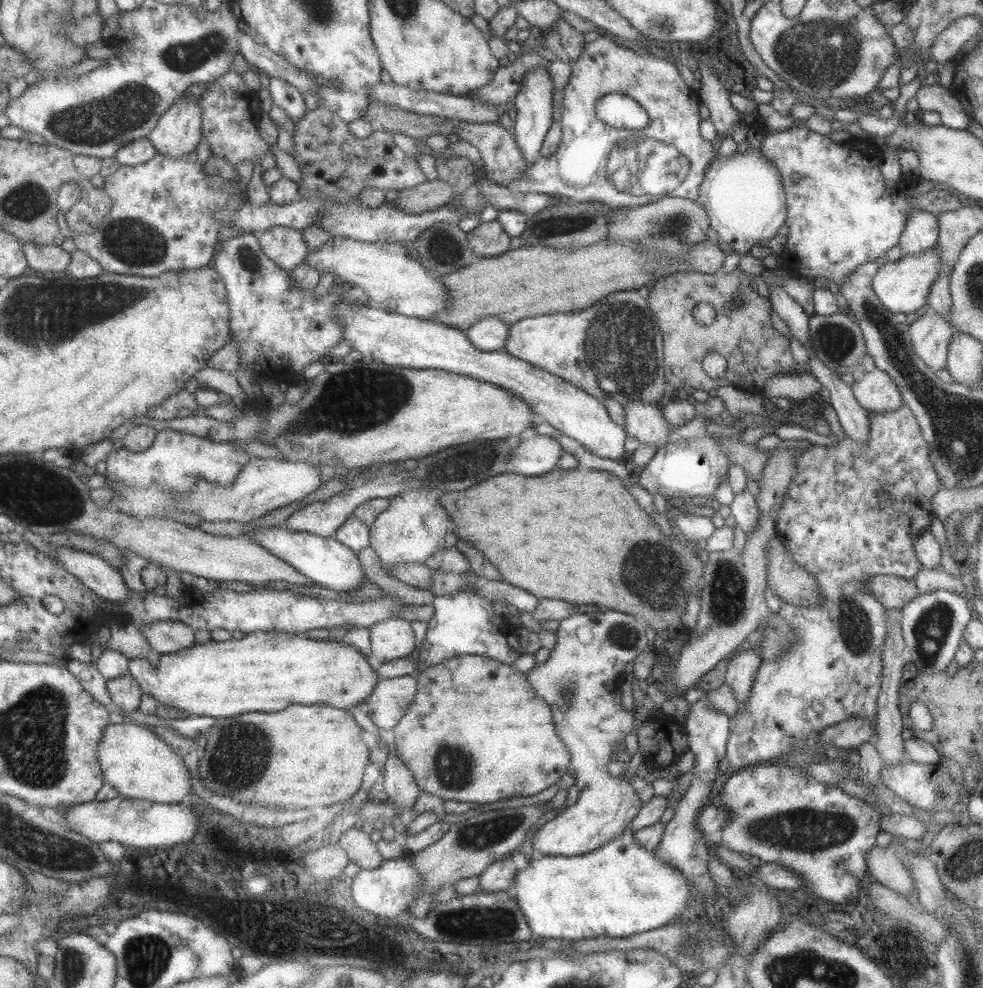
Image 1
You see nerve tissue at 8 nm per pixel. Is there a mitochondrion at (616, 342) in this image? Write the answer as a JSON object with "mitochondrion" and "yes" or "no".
{"mitochondrion":"yes"}

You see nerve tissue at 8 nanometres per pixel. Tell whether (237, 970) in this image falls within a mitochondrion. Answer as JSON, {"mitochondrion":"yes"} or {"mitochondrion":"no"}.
{"mitochondrion":"no"}

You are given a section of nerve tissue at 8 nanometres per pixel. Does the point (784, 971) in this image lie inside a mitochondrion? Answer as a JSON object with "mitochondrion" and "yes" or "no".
{"mitochondrion":"yes"}

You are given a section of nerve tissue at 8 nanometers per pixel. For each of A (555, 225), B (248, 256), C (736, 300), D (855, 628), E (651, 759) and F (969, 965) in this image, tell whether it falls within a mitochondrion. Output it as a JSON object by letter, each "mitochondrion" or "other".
{"A":"mitochondrion","B":"mitochondrion","C":"mitochondrion","D":"mitochondrion","E":"other","F":"mitochondrion"}

